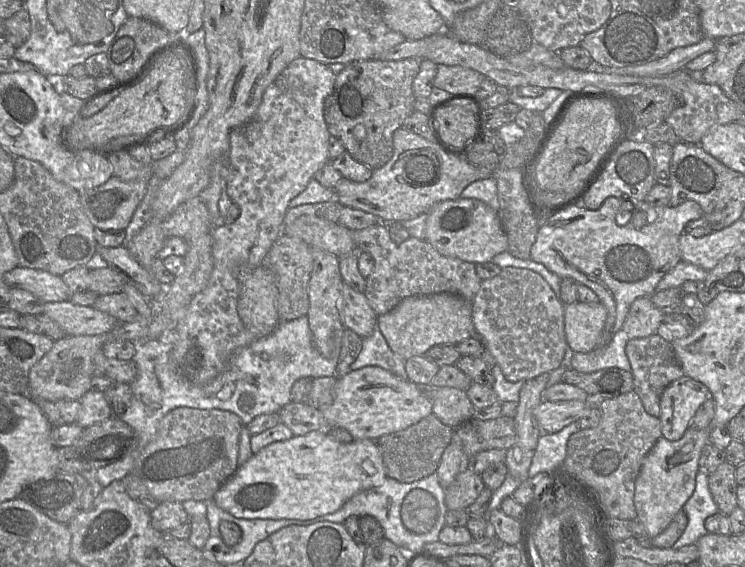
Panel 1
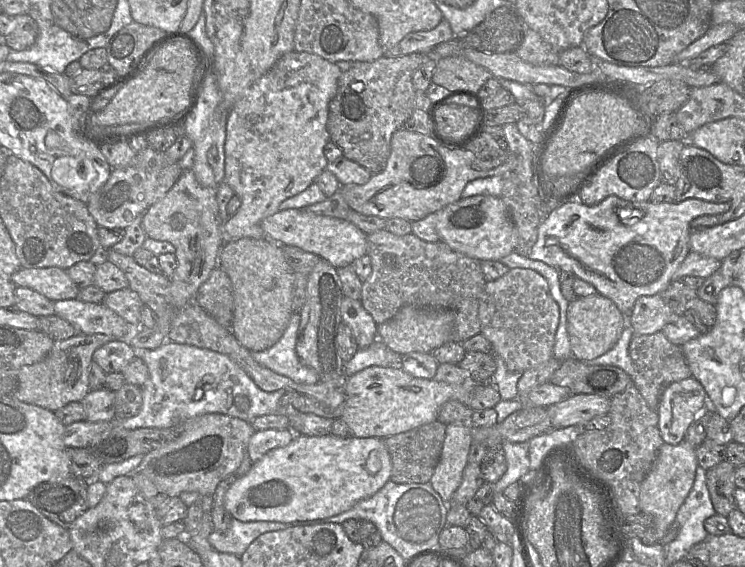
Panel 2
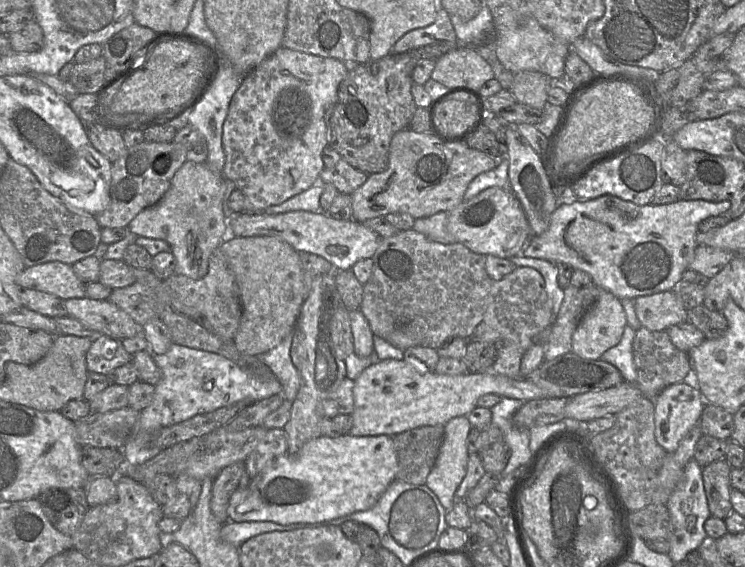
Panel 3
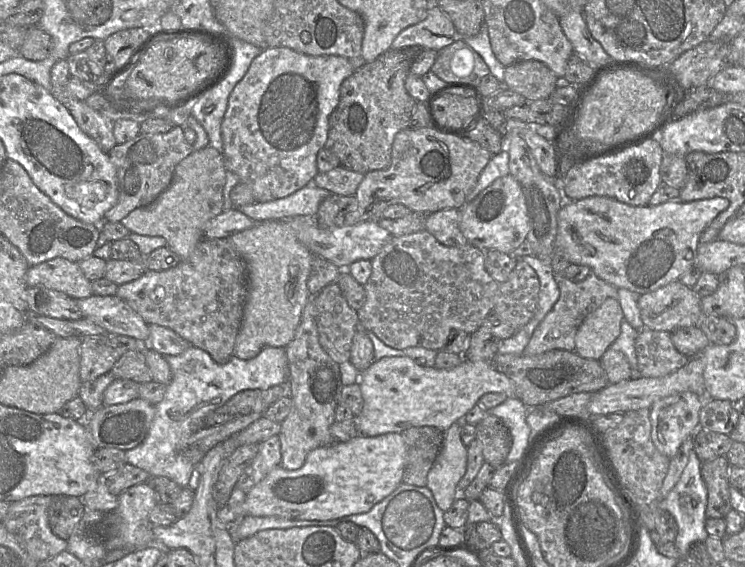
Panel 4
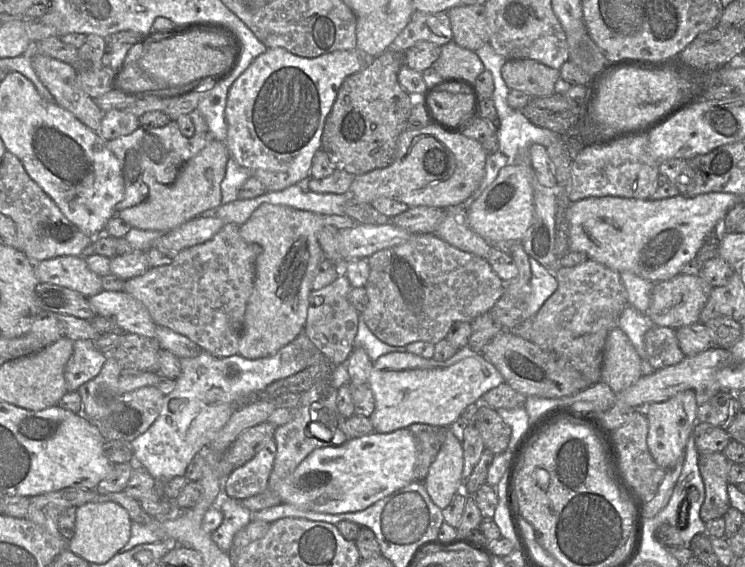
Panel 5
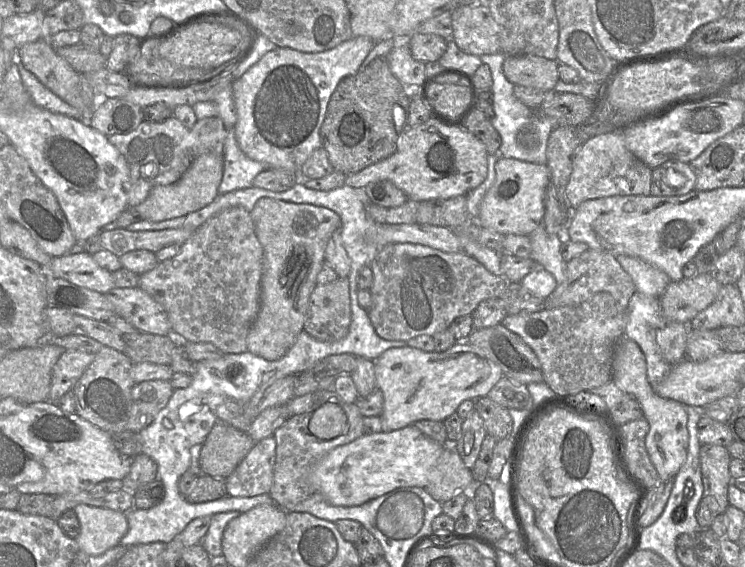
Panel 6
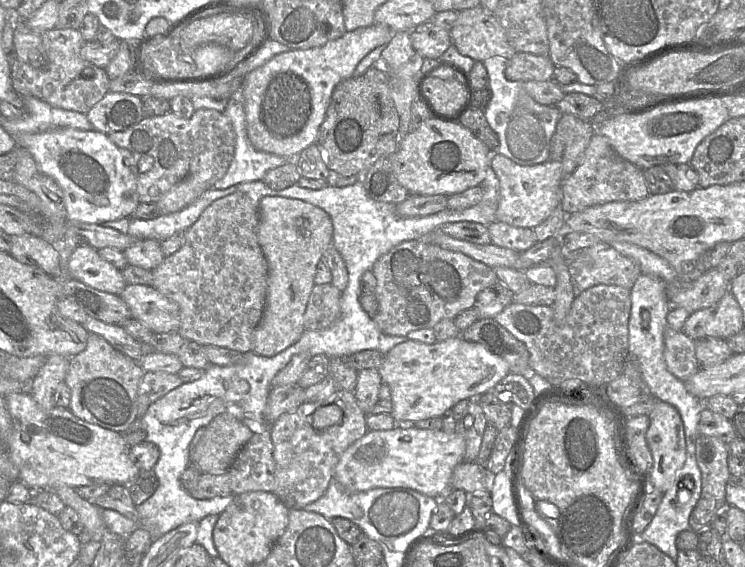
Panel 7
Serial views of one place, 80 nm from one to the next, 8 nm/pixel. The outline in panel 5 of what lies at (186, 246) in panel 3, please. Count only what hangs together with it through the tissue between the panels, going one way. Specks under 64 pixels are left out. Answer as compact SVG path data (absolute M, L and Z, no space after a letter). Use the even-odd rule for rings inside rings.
M213 139L180 168L177 178L170 185L158 183L152 171L145 171L143 181L149 188L147 198L136 206L121 210L117 215L133 228L167 233L203 212L219 207L222 204L221 182L225 177L228 158L225 142Z

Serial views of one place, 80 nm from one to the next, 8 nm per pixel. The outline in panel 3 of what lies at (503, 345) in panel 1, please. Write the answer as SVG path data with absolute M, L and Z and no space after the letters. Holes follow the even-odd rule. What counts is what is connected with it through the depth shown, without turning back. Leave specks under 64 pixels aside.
M520 266L499 281L493 281L487 301L483 321L497 330L503 341L520 344L526 351L534 338L552 324L552 301L549 298L543 276L534 268Z

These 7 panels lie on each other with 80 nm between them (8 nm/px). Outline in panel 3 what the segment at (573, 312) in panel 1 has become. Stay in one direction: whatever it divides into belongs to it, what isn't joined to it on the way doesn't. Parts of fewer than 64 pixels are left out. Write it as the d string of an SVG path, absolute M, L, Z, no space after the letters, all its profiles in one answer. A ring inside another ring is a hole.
M602 290L572 335L572 352L583 359L600 359L604 352L619 343L626 325L621 300Z

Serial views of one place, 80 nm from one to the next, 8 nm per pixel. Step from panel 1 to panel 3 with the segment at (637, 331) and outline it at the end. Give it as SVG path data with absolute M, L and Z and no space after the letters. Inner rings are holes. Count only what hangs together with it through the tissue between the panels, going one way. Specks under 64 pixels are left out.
M675 290L638 296L634 299L634 307L641 326L651 331L666 331L673 325L688 321L688 310Z

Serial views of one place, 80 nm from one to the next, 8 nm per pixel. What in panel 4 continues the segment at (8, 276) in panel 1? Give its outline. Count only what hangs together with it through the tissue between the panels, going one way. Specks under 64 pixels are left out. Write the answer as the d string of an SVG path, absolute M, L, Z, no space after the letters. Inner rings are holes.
M60 257L30 266L26 273L26 283L28 287L43 286L74 299L93 295L92 282L84 276L79 264Z

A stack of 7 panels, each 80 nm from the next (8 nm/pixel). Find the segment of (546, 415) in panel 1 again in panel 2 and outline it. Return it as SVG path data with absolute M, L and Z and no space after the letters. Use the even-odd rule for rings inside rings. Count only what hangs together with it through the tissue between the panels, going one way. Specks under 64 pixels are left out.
M573 394L568 398L547 407L553 428L570 425L584 425L590 419L607 415L611 398L595 394Z

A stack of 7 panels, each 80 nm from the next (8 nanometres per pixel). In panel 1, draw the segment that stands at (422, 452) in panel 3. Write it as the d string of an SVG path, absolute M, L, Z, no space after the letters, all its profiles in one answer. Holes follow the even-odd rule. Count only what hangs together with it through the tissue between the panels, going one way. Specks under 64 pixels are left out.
M431 413L404 430L375 440L382 456L386 476L401 483L412 483L433 474L437 471L453 433L454 428L445 425Z

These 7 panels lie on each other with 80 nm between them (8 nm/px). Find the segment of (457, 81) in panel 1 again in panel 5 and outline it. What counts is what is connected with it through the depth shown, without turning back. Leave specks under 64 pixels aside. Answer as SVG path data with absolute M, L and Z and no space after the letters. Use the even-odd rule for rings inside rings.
M453 40L441 47L440 56L432 67L443 79L459 78L471 82L485 71L474 51L462 48Z

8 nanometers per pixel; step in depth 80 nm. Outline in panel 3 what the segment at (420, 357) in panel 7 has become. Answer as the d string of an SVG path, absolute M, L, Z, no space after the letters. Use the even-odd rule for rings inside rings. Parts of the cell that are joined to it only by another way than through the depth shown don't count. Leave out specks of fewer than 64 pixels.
M405 360L377 361L354 381L353 425L350 434L394 437L421 426L445 425L455 417L467 416L477 407L478 399L489 393L524 402L547 398L540 387L526 378L513 379L492 371L443 375L420 372Z

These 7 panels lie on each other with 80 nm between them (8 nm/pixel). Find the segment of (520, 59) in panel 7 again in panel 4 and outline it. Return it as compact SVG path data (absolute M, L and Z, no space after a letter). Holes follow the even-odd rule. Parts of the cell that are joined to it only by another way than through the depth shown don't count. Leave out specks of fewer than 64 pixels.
M529 60L505 68L504 86L527 100L549 98L556 89L558 77L544 63Z

